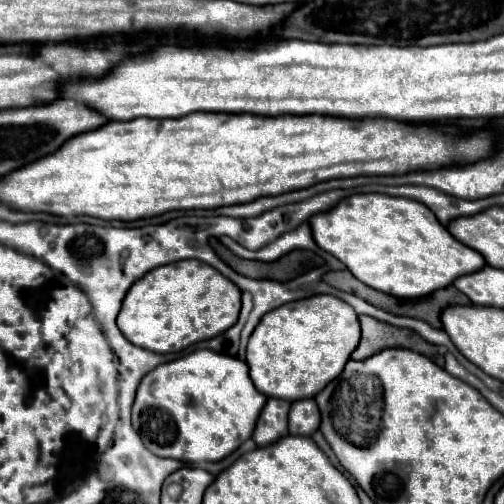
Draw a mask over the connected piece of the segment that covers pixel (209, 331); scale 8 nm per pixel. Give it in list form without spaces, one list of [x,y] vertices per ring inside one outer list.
[[[183,259],[177,263],[157,267],[149,271],[143,279],[133,283],[133,287],[127,291],[127,297],[123,299],[123,307],[117,317],[117,327],[127,337],[127,341],[131,341],[141,349],[153,353],[175,353],[227,331],[231,325],[235,325],[239,309],[241,309],[241,291],[237,289],[237,285],[233,285],[227,277],[221,277],[221,273],[217,273],[213,267],[197,259]]]

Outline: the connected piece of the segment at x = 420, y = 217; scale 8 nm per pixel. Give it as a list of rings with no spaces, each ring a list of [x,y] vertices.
[[[359,193],[341,199],[329,213],[317,213],[317,217],[309,219],[311,229],[315,229],[315,243],[337,257],[361,283],[389,293],[399,299],[419,299],[427,297],[437,289],[447,287],[457,277],[475,273],[485,267],[485,259],[481,253],[469,249],[467,245],[461,245],[427,209],[423,203],[407,199],[407,197],[391,197],[381,193]]]

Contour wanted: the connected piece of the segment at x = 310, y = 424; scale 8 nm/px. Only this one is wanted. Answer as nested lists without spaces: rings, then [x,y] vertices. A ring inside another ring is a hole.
[[[301,399],[291,403],[289,411],[289,433],[291,435],[313,435],[319,429],[321,415],[315,399]]]

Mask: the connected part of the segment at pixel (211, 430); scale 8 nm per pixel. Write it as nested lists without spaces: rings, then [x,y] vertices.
[[[197,349],[185,357],[159,365],[141,379],[133,403],[133,429],[157,457],[171,457],[185,463],[221,461],[251,437],[265,401],[267,397],[253,385],[245,361],[211,349]]]

